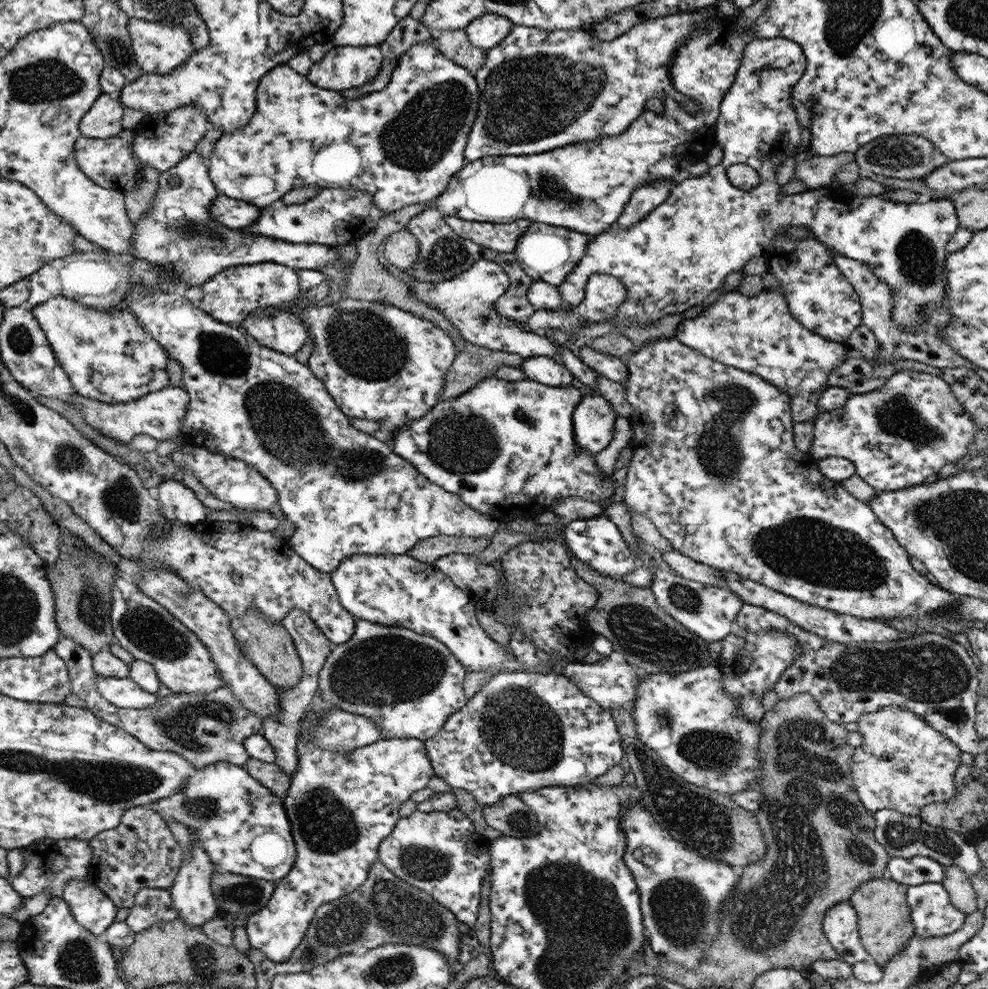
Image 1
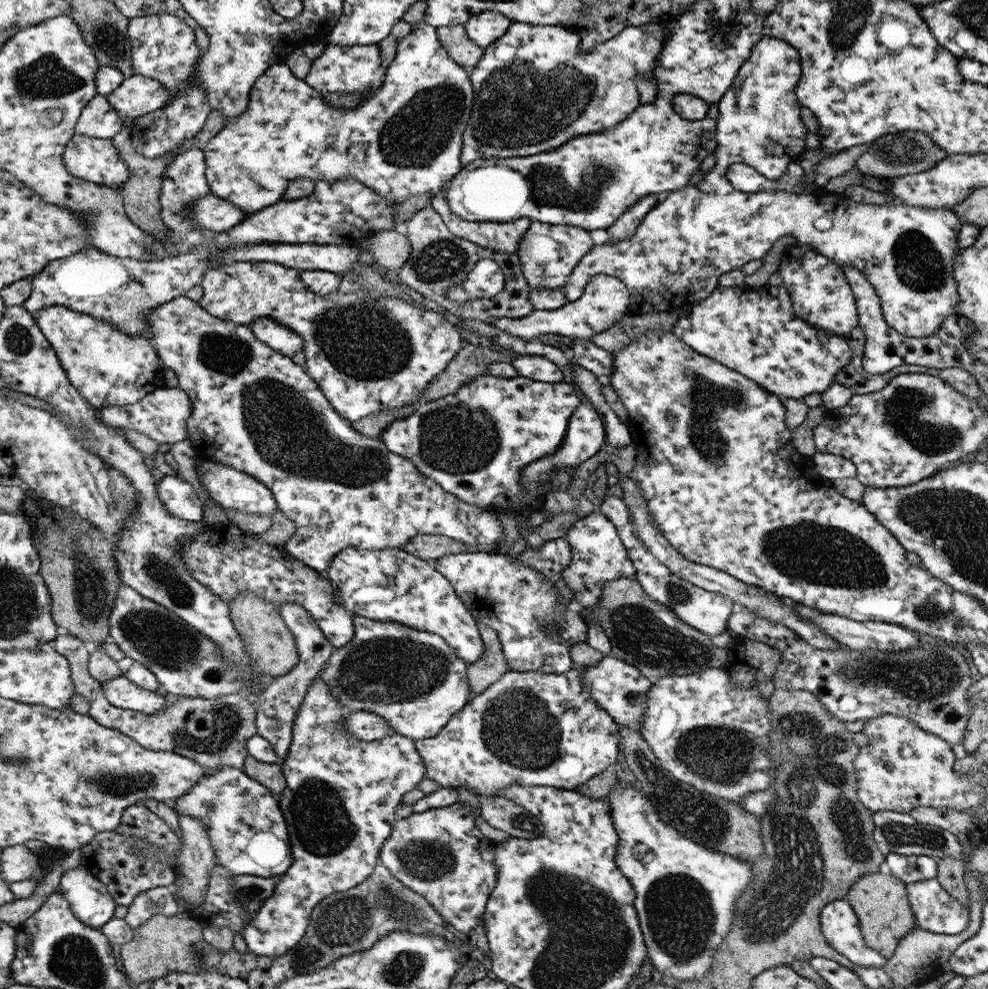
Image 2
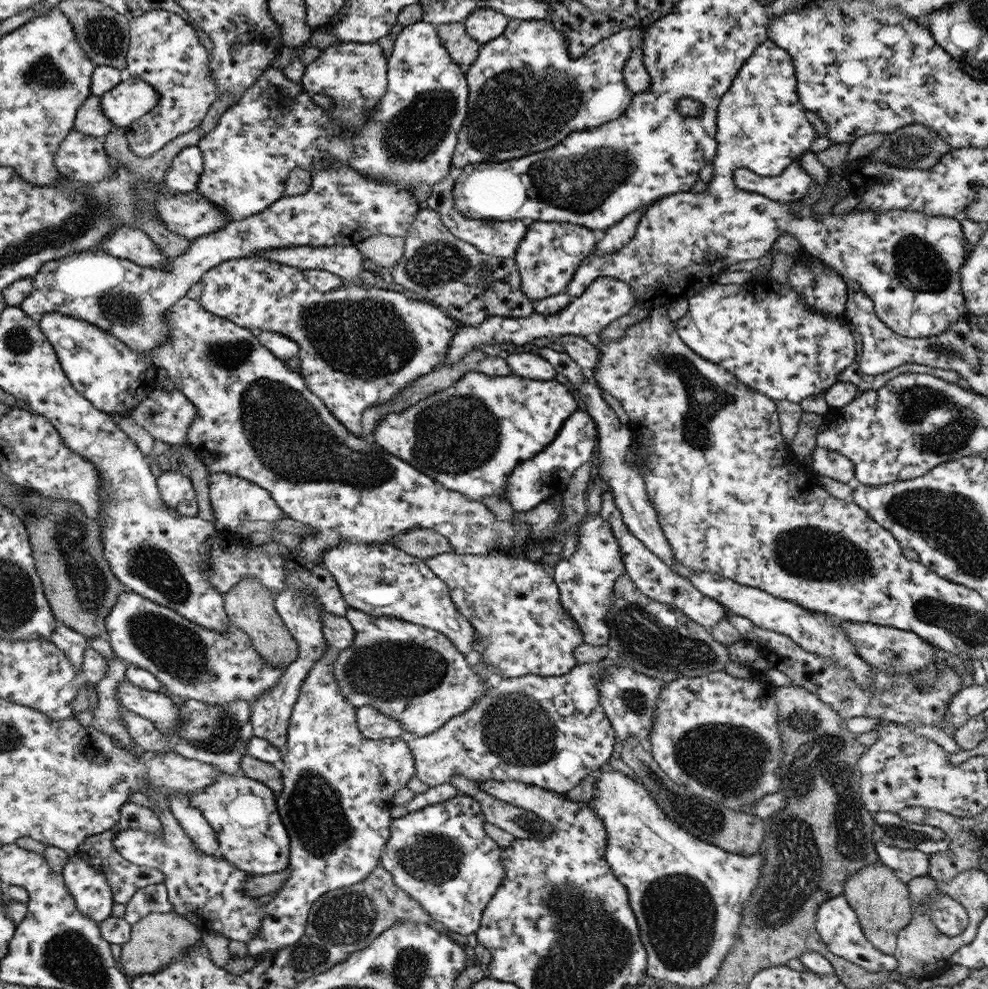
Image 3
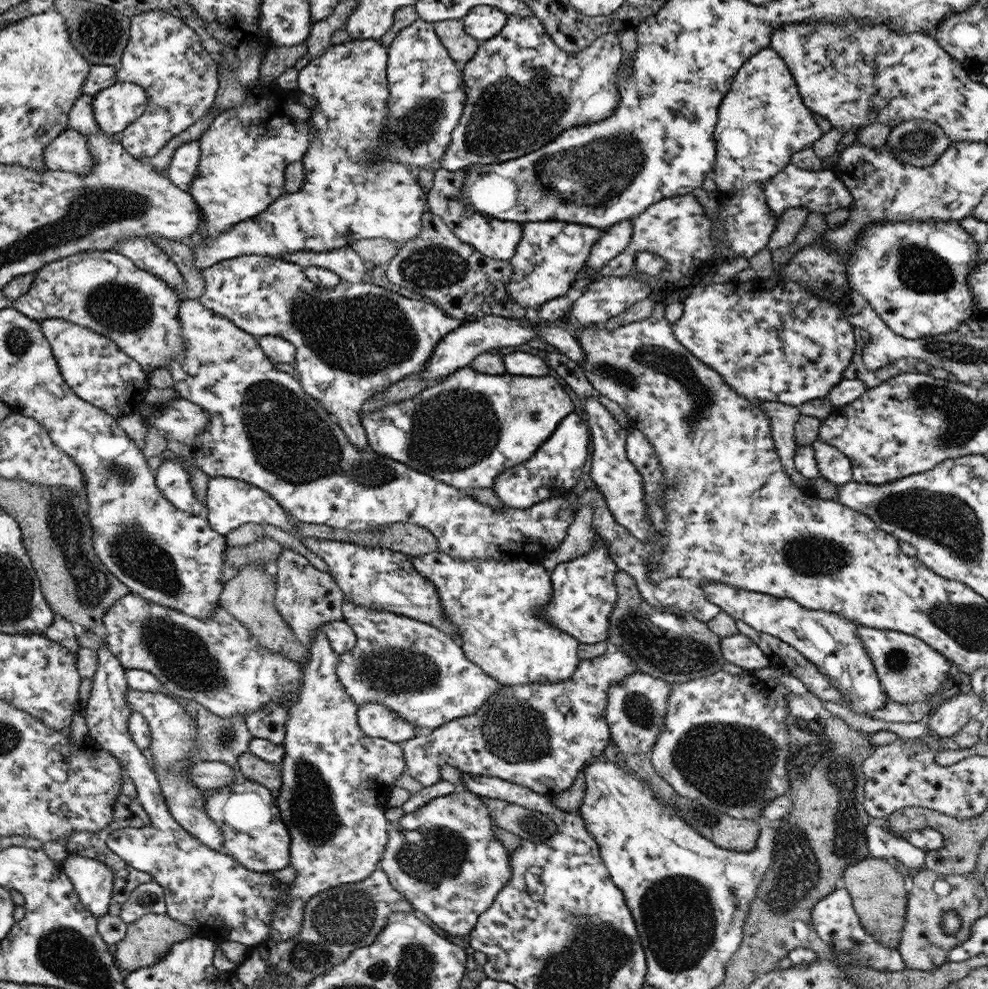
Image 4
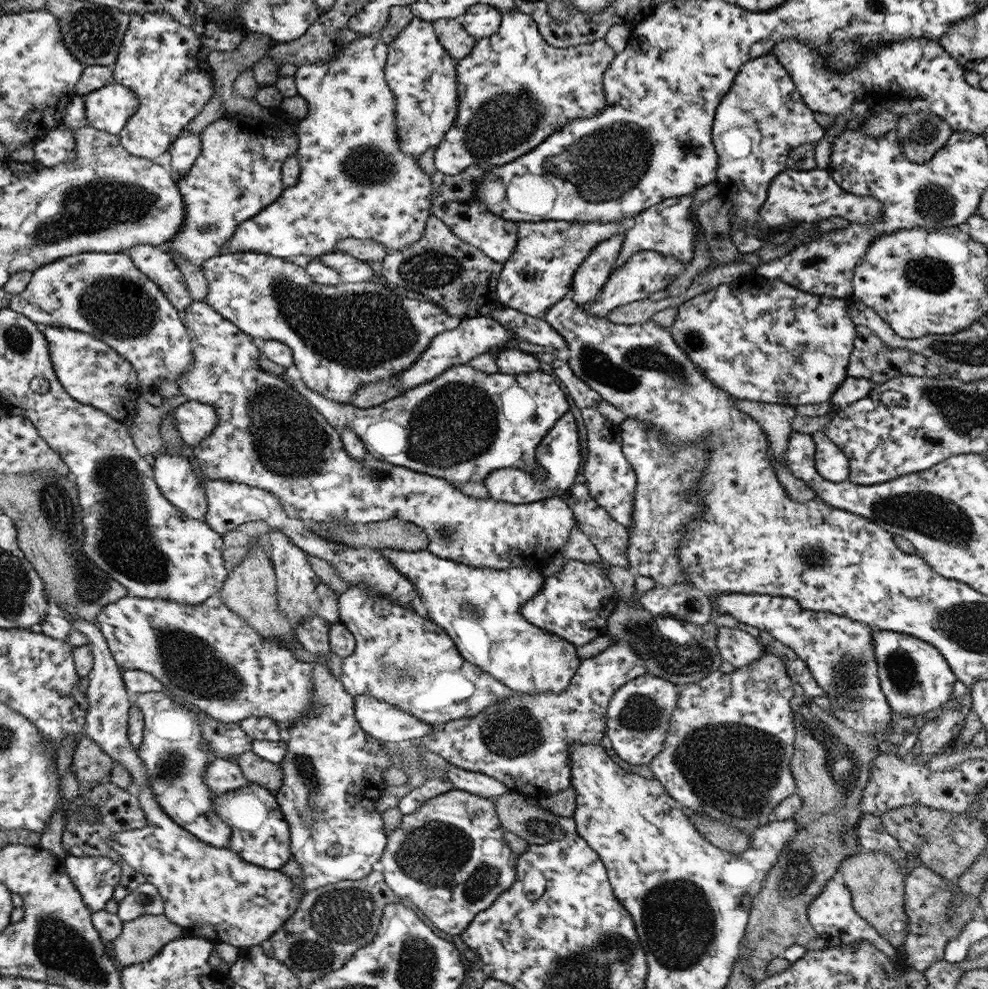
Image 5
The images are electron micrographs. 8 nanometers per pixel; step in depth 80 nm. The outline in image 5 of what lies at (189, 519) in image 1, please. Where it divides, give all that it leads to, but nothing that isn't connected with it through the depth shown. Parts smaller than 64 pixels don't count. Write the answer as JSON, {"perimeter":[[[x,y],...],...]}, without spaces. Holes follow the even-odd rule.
{"perimeter":[[[165,451],[154,457],[155,480],[167,499],[189,517],[204,520],[207,494],[204,494],[202,480],[192,470],[190,460]]]}

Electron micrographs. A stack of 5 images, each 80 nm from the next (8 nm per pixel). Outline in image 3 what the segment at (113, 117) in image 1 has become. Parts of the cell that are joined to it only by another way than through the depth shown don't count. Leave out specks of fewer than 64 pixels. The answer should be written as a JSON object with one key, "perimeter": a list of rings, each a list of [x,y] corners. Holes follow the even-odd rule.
{"perimeter":[[[91,95],[77,112],[74,130],[87,133],[88,136],[104,138],[112,129],[114,126],[111,119],[102,107],[102,97]]]}

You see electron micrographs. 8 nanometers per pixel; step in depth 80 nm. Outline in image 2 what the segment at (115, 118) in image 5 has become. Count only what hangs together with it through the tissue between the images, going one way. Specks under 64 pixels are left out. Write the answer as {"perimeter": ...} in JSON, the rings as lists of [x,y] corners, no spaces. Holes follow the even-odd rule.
{"perimeter":[[[134,74],[125,77],[124,82],[107,95],[107,99],[123,121],[126,118],[136,120],[149,112],[166,107],[171,99],[171,92],[153,78]]]}

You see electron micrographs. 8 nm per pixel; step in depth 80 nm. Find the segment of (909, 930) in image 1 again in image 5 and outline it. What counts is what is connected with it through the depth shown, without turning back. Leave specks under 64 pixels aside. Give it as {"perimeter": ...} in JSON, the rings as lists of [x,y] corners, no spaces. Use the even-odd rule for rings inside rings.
{"perimeter":[[[884,851],[858,852],[840,863],[838,878],[849,888],[854,910],[880,934],[891,947],[898,948],[906,939],[909,920],[905,909],[905,875],[902,868]]]}

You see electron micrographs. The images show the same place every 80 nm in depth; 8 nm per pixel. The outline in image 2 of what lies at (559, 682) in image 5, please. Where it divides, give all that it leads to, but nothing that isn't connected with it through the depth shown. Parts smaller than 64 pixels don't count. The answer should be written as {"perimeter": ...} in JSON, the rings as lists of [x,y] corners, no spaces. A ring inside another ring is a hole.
{"perimeter":[[[476,550],[452,554],[436,559],[433,565],[455,587],[460,600],[479,624],[491,626],[499,636],[508,670],[515,672],[538,671],[545,674],[562,674],[576,667],[571,660],[571,647],[588,639],[588,625],[575,606],[565,605],[554,581],[544,573],[513,559],[508,554],[485,553]],[[547,622],[557,622],[561,631],[549,631]]]}

